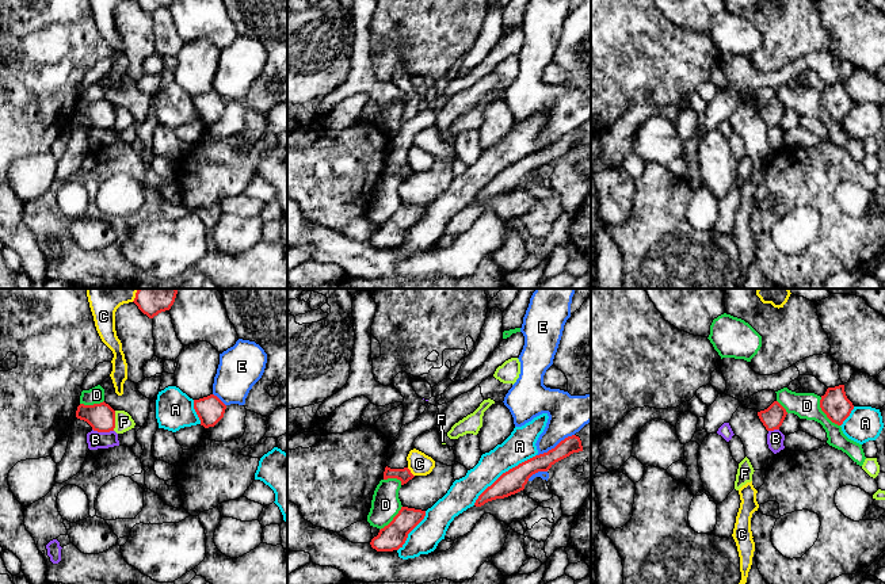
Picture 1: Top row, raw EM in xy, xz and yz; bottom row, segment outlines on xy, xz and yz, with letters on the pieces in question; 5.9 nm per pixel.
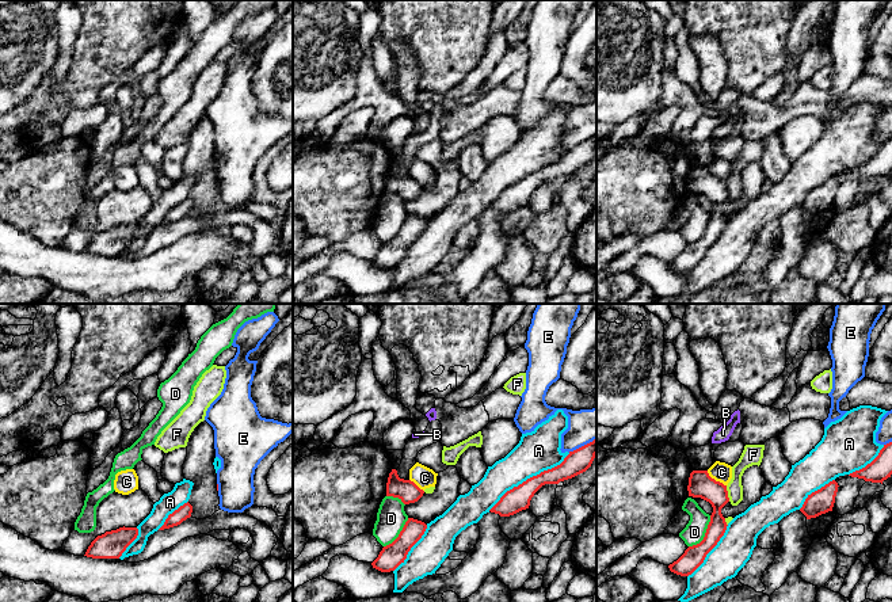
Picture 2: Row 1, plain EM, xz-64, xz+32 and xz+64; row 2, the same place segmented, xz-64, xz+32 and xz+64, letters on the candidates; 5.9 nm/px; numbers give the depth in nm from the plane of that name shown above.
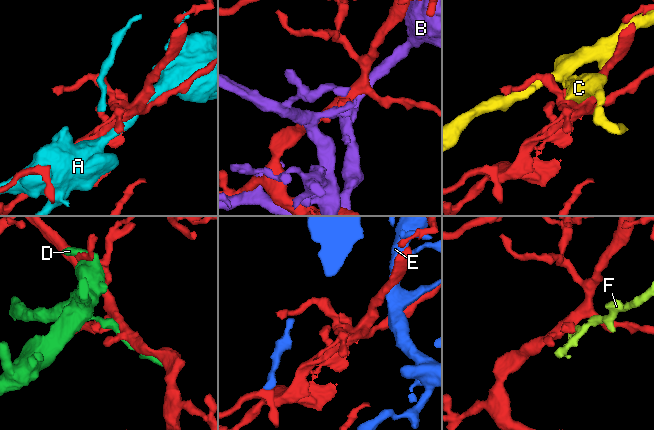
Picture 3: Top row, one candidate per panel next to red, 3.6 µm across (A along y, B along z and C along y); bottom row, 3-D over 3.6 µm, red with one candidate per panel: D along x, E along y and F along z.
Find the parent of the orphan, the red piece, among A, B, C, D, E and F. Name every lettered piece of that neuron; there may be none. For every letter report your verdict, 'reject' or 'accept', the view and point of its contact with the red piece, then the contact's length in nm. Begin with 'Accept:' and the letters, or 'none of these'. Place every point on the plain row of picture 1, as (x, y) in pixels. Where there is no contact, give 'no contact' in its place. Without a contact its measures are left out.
Accept: F
A: reject; meets red in xz at (503, 170); contact 480 nm long
B: reject; meets red in xy at (103, 128); contact 130 nm long
C: reject; meets red in xz at (409, 168); contact 70 nm long
D: reject; meets red in yz at (824, 109); contact 200 nm long
E: reject; meets red in xz at (556, 142); contact 260 nm long
F: accept; meets red in xy at (114, 117); contact 120 nm long

